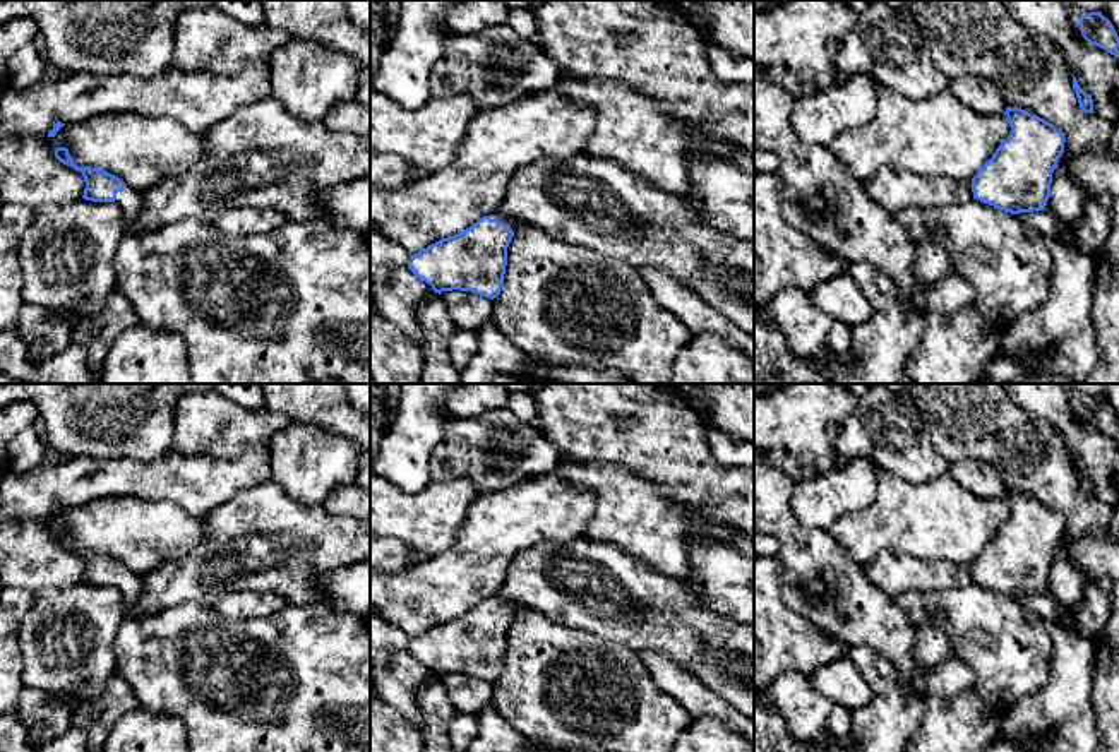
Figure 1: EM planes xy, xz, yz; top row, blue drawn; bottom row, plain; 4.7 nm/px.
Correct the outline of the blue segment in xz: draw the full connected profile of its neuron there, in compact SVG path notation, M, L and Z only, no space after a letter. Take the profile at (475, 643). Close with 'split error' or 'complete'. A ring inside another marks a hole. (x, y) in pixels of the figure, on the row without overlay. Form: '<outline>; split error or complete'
M495 594L458 618L413 637L408 651L439 678L459 673L494 683L504 668L512 620L509 598Z; split error

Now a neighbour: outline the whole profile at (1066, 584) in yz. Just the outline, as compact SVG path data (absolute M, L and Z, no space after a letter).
M1061 540L1052 557L1049 593L1062 610L1073 612L1081 606L1086 582L1088 579L1076 567L1066 541Z

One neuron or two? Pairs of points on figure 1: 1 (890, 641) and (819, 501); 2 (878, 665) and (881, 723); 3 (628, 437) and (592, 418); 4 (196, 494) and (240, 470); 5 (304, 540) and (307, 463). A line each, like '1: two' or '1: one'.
1: two
2: one
3: one
4: one
5: two

